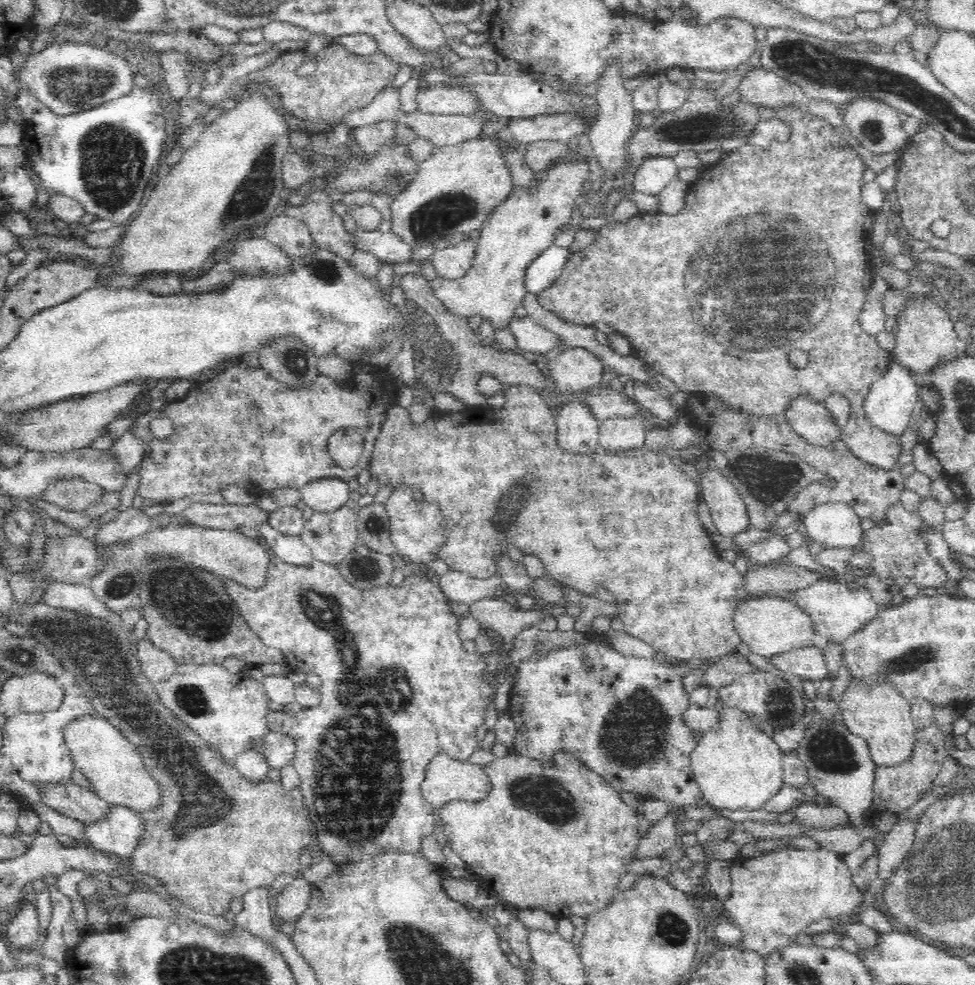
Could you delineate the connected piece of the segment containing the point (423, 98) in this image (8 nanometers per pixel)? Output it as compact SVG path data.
M441 85L432 86L417 95L418 112L438 114L466 114L479 109L481 104L464 91L448 89Z

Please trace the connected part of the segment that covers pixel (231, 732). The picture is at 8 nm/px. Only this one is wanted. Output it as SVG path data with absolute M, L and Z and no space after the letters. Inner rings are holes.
M188 663L177 664L174 672L165 679L159 680L154 688L166 708L172 710L174 715L184 721L186 725L190 725L200 737L210 743L214 749L220 751L220 754L224 755L230 763L233 764L233 758L239 752L262 747L261 738L269 729L266 715L270 710L260 681L251 677L244 679L242 674L231 673L224 668L224 665Z

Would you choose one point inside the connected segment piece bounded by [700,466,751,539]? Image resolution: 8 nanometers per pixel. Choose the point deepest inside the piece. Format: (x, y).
(729, 513)

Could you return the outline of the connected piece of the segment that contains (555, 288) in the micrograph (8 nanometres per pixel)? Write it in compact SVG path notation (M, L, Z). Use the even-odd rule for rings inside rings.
M784 105L784 108L776 108L774 118L779 118L789 126L790 134L784 142L773 140L768 150L760 146L744 144L726 153L720 162L698 174L696 180L690 183L684 206L676 214L664 214L659 210L639 212L630 220L606 222L595 232L593 241L570 253L554 284L540 292L537 299L545 310L554 312L566 323L590 326L595 325L596 322L606 322L631 344L630 354L651 366L657 374L670 378L680 390L688 393L710 392L712 395L722 397L734 408L747 413L756 415L783 413L790 399L804 393L822 402L828 395L840 394L848 399L850 418L842 429L842 436L839 439L844 441L858 458L876 467L891 469L898 466L898 456L904 452L901 446L902 438L892 437L886 431L875 427L867 420L863 407L870 385L884 374L892 361L890 353L879 345L875 336L864 332L860 322L873 281L874 260L871 253L871 232L875 223L875 212L861 202L860 185L864 182L862 175L866 165L858 150L850 146L851 142L842 138L839 129L826 119L812 115L808 109L798 105ZM606 303L611 303L614 308L605 308ZM796 349L808 354L807 365L802 369L788 361L789 352Z

